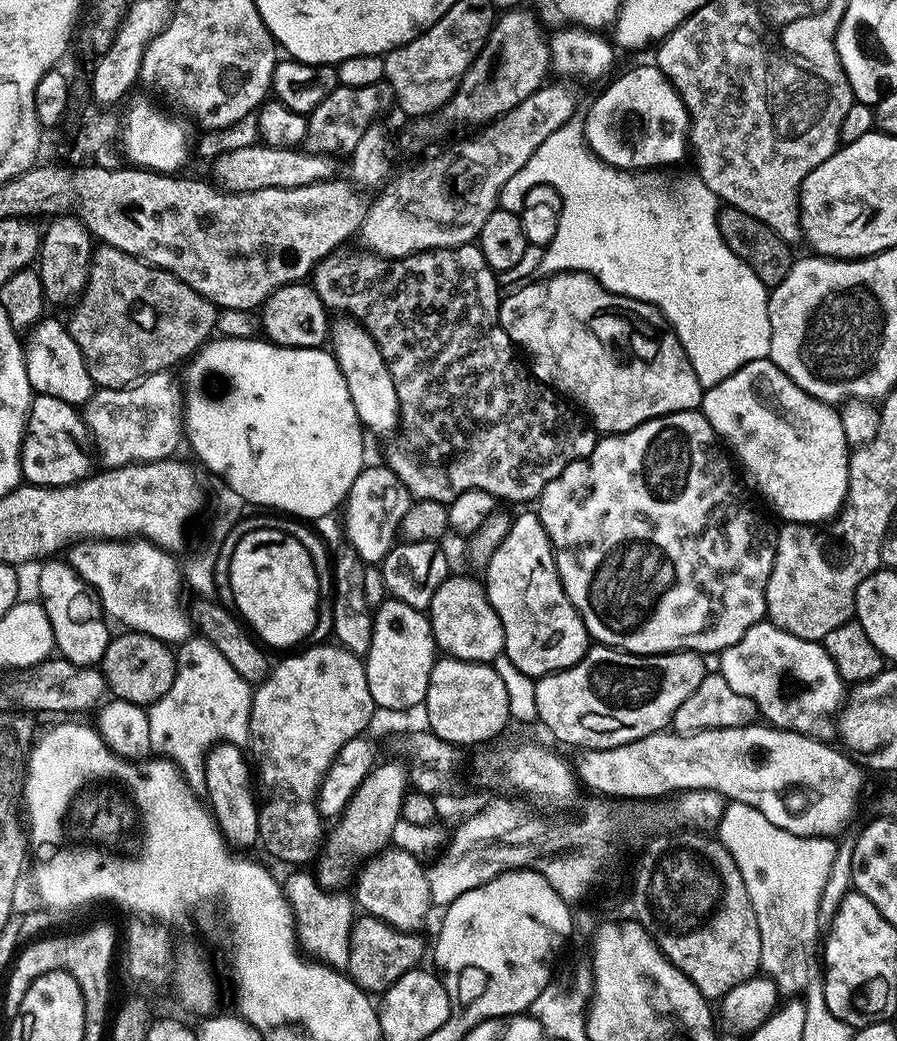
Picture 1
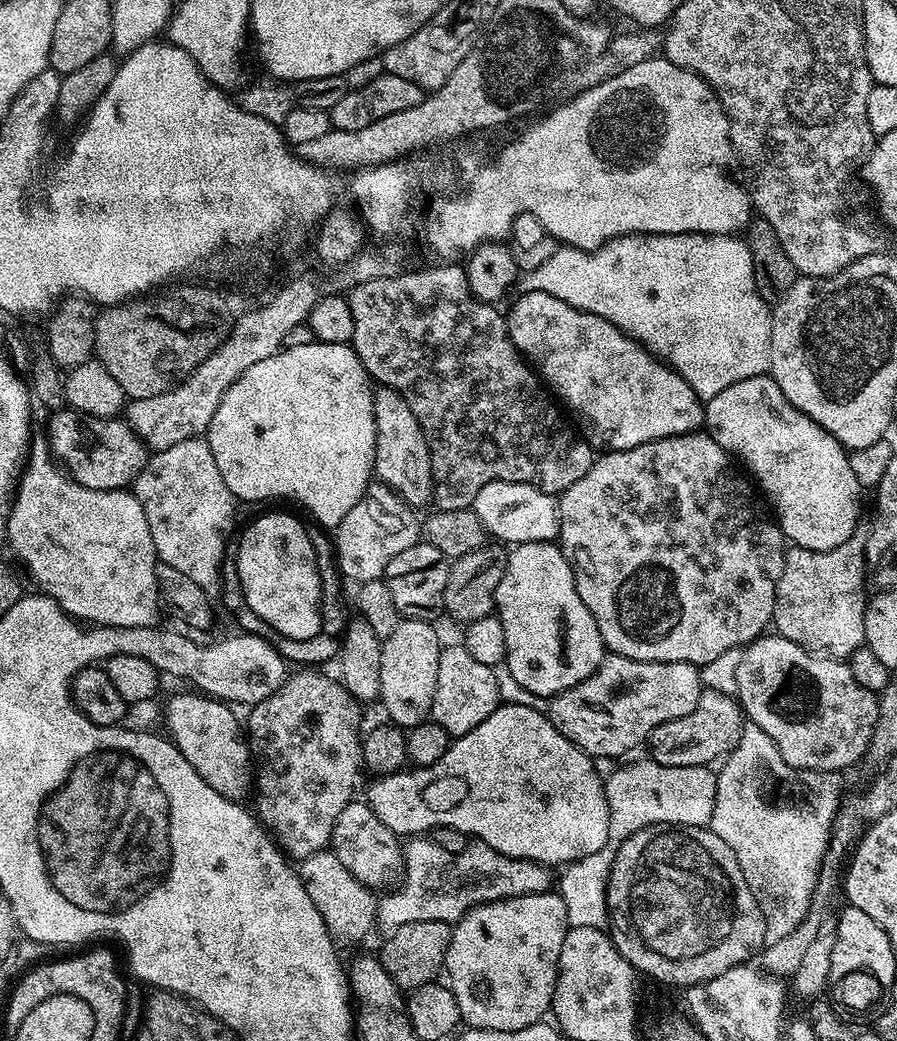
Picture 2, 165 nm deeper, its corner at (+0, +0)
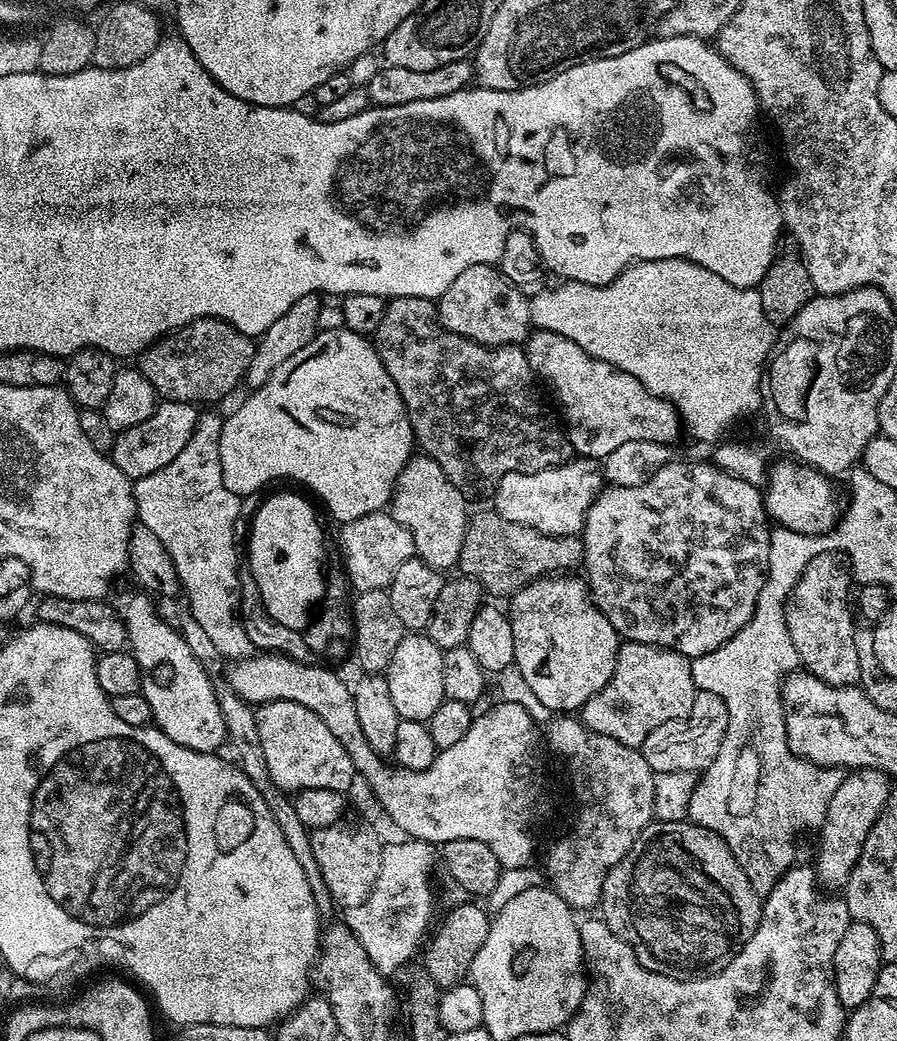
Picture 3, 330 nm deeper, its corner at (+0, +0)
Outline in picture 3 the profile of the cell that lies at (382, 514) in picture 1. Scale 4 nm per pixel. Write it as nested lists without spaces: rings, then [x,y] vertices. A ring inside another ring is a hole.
[[[391,511],[371,512],[362,518],[354,518],[339,529],[340,548],[344,551],[342,563],[348,574],[348,583],[357,593],[366,590],[387,589],[394,578],[394,570],[402,566],[402,562],[416,556],[414,538],[410,538],[410,530],[393,518]]]

